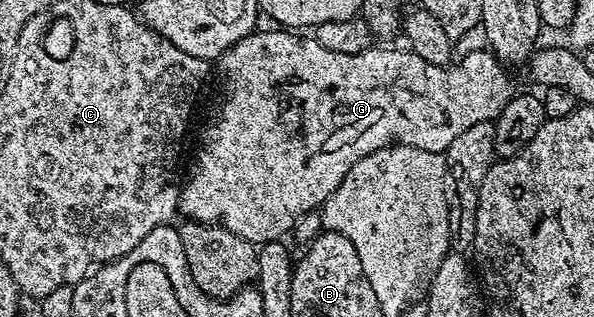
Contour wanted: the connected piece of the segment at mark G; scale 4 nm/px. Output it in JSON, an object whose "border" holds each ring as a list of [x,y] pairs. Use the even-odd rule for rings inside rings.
{"border":[[[288,28],[272,29],[276,30],[257,29],[220,55],[218,65],[220,65],[220,74],[224,77],[224,103],[220,106],[220,115],[217,116],[216,123],[206,127],[204,135],[200,138],[200,147],[197,148],[196,159],[192,162],[192,171],[189,172],[185,182],[183,179],[180,186],[178,207],[179,213],[185,214],[183,216],[185,219],[193,222],[217,223],[253,244],[281,241],[285,237],[283,234],[290,233],[303,214],[308,214],[311,210],[319,211],[326,199],[338,188],[338,184],[342,184],[346,172],[350,172],[350,168],[358,164],[358,160],[370,156],[370,152],[386,150],[390,146],[399,144],[422,148],[435,154],[444,154],[450,148],[450,144],[454,144],[454,140],[458,140],[458,136],[466,132],[466,128],[474,128],[474,124],[483,122],[495,123],[502,108],[506,108],[506,104],[514,96],[512,78],[507,74],[509,71],[505,63],[499,62],[495,54],[487,48],[470,51],[461,62],[456,60],[446,66],[435,66],[422,60],[422,56],[413,54],[407,48],[401,50],[373,48],[366,52],[358,52],[354,56],[346,56],[330,52],[330,48],[322,48],[322,44],[318,44],[315,37],[303,38],[300,35],[303,33],[293,32]]]}

